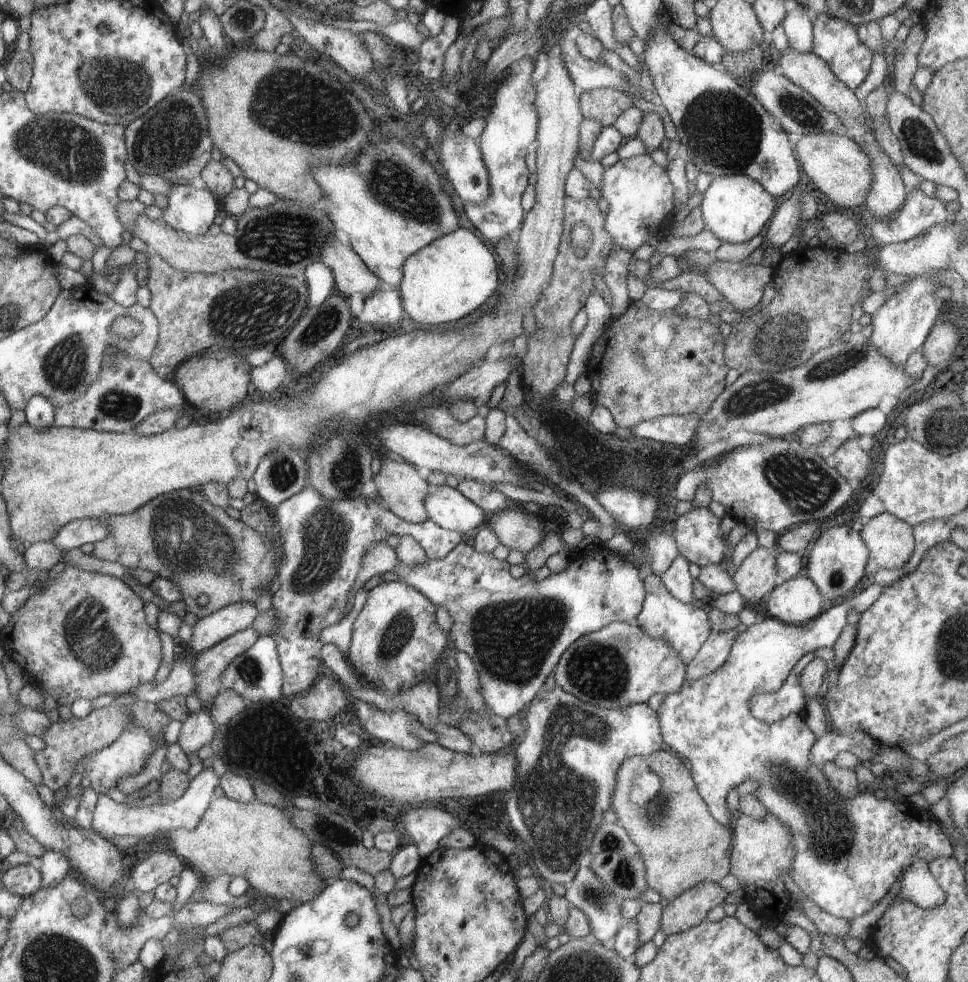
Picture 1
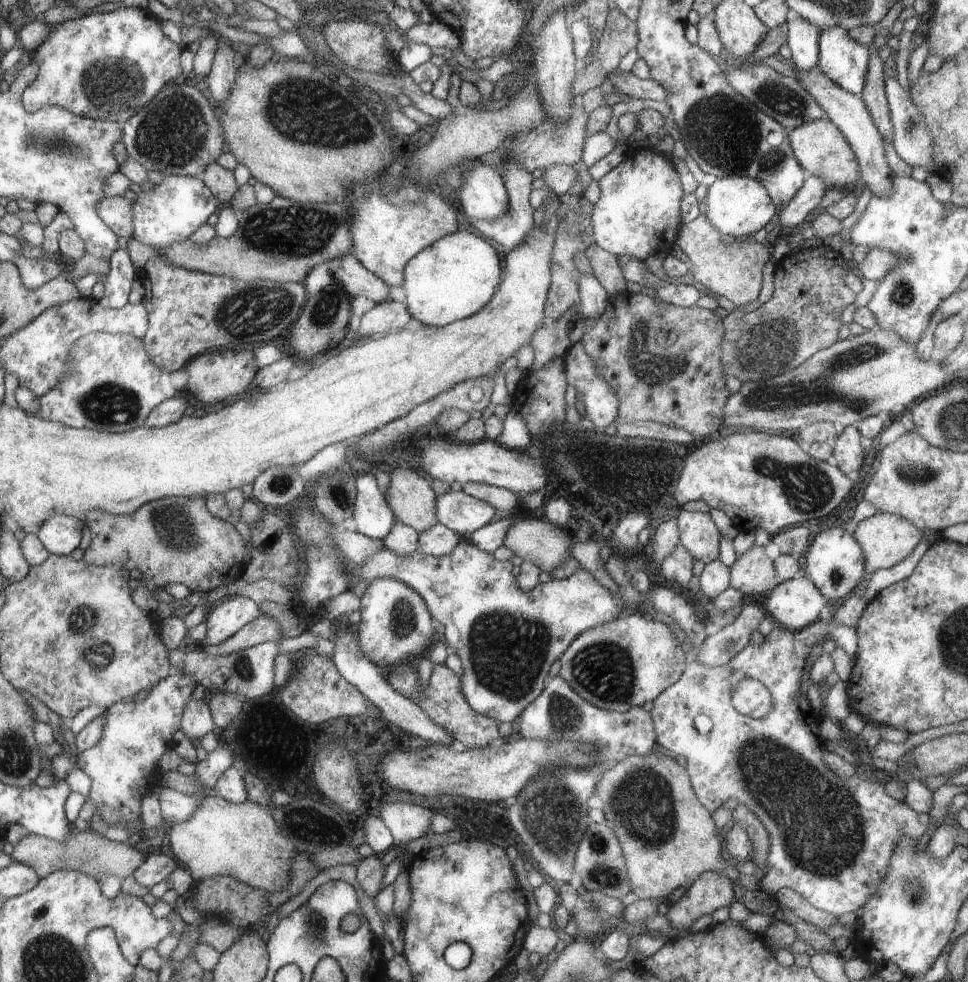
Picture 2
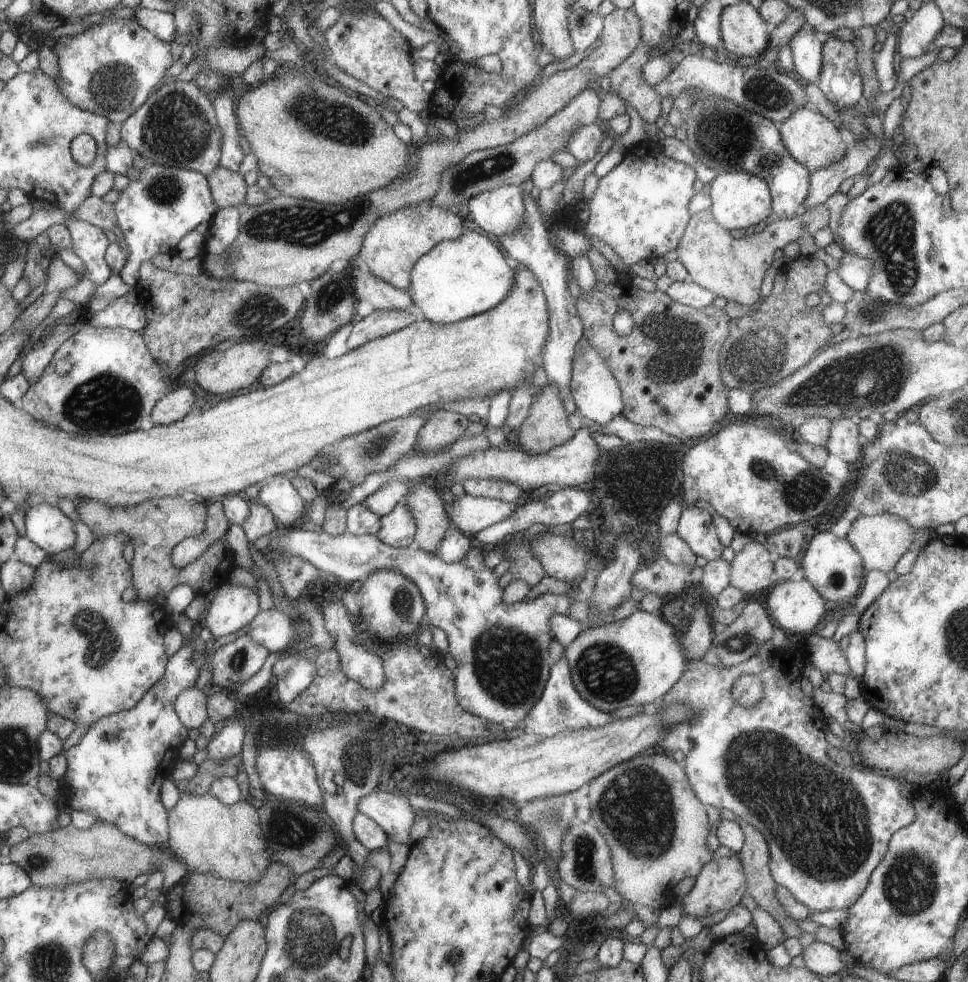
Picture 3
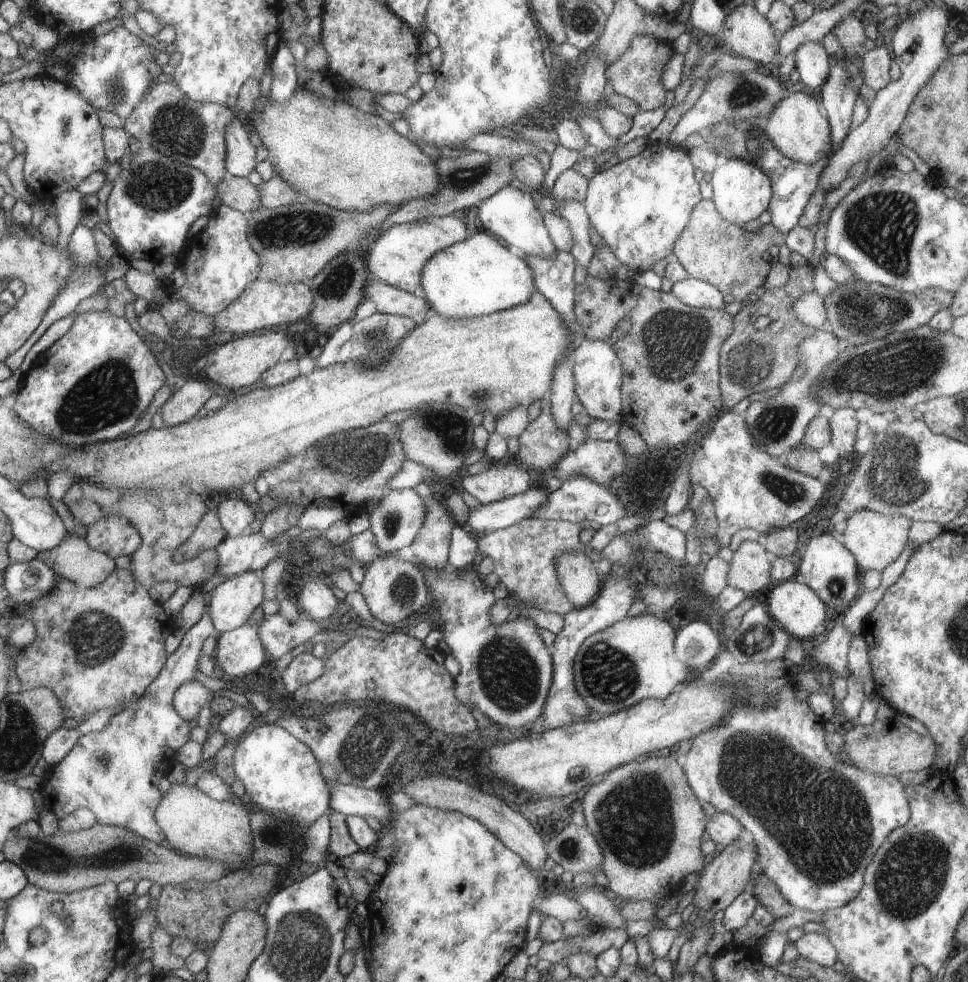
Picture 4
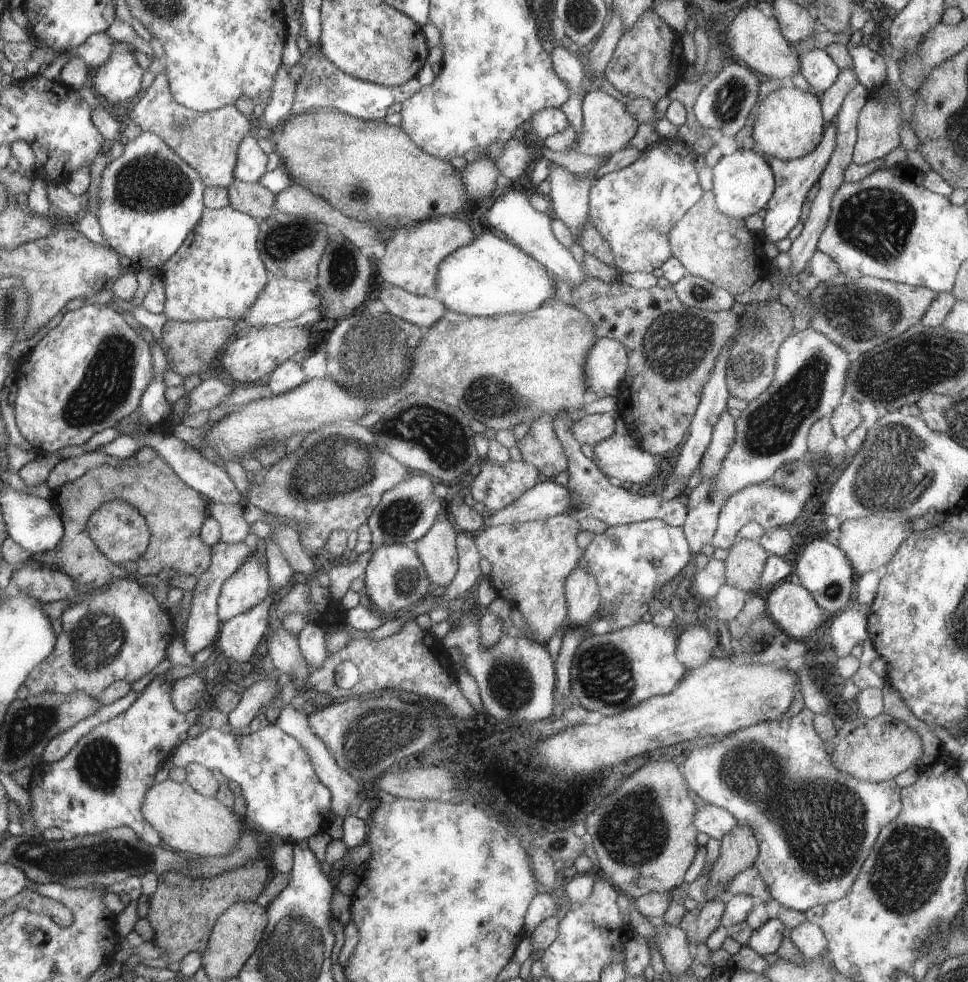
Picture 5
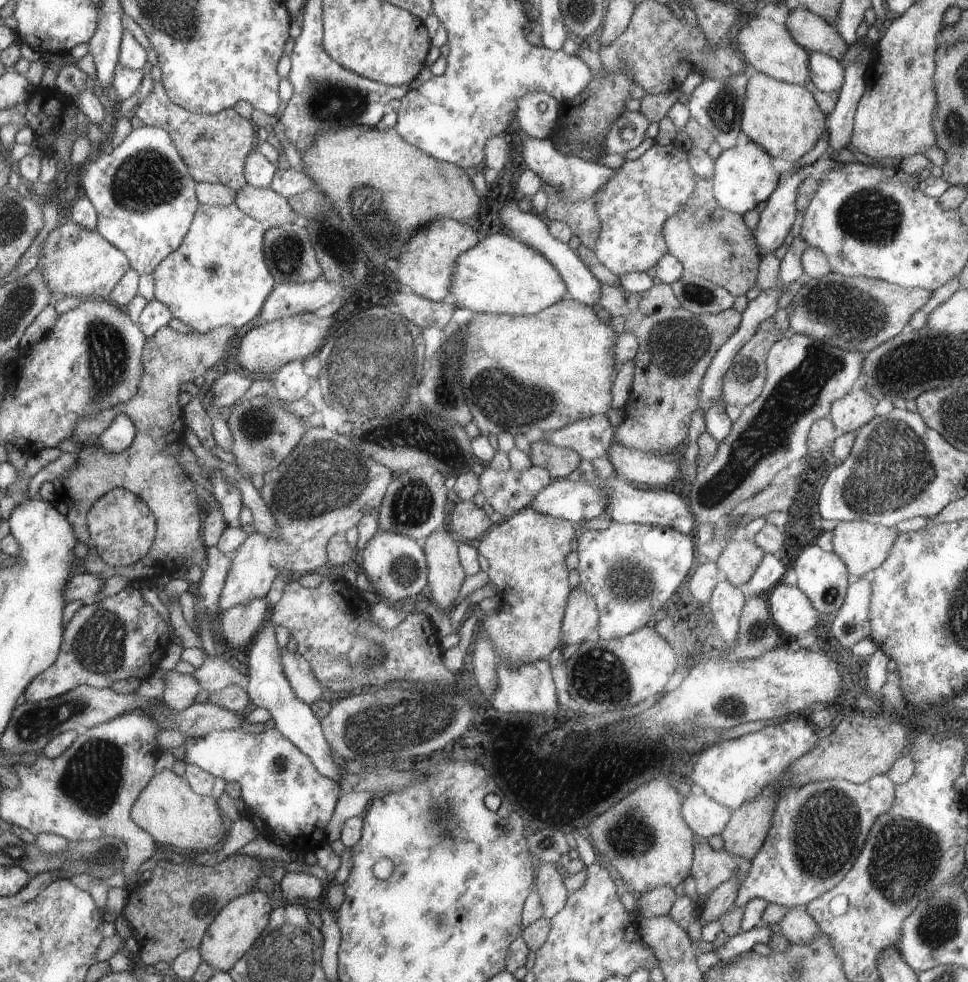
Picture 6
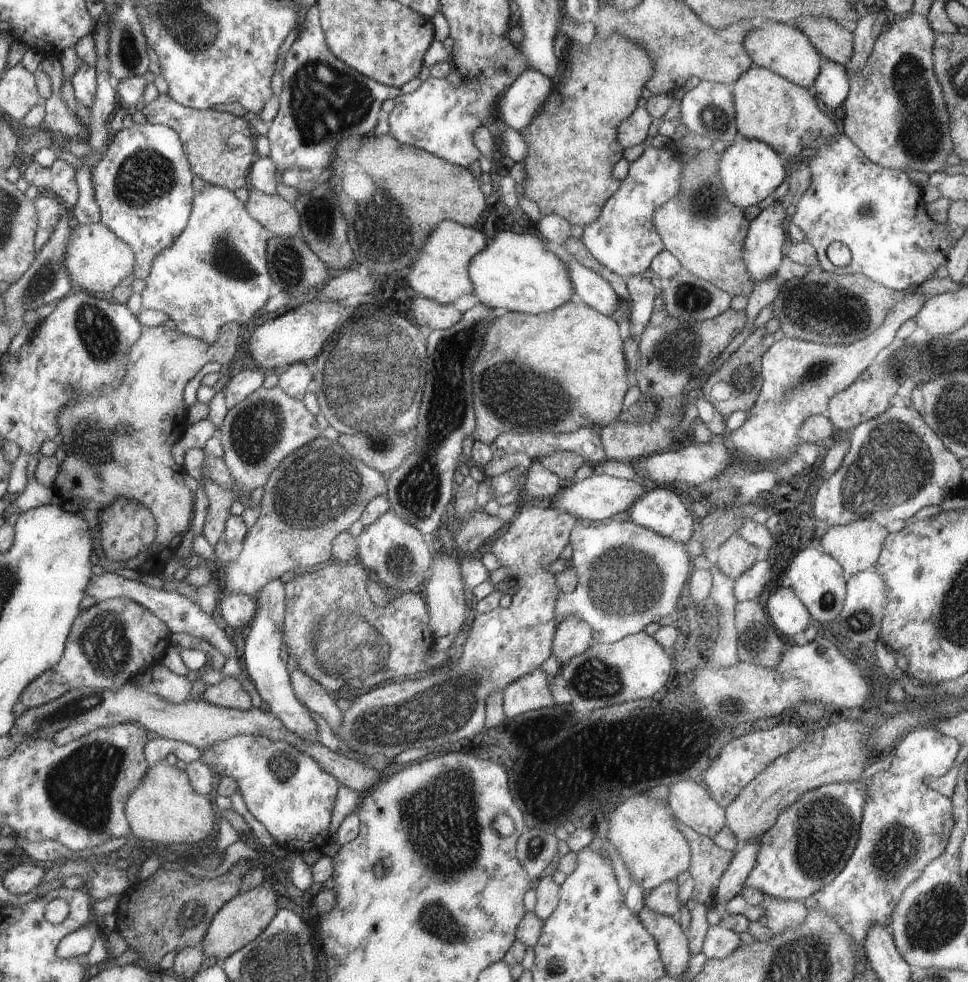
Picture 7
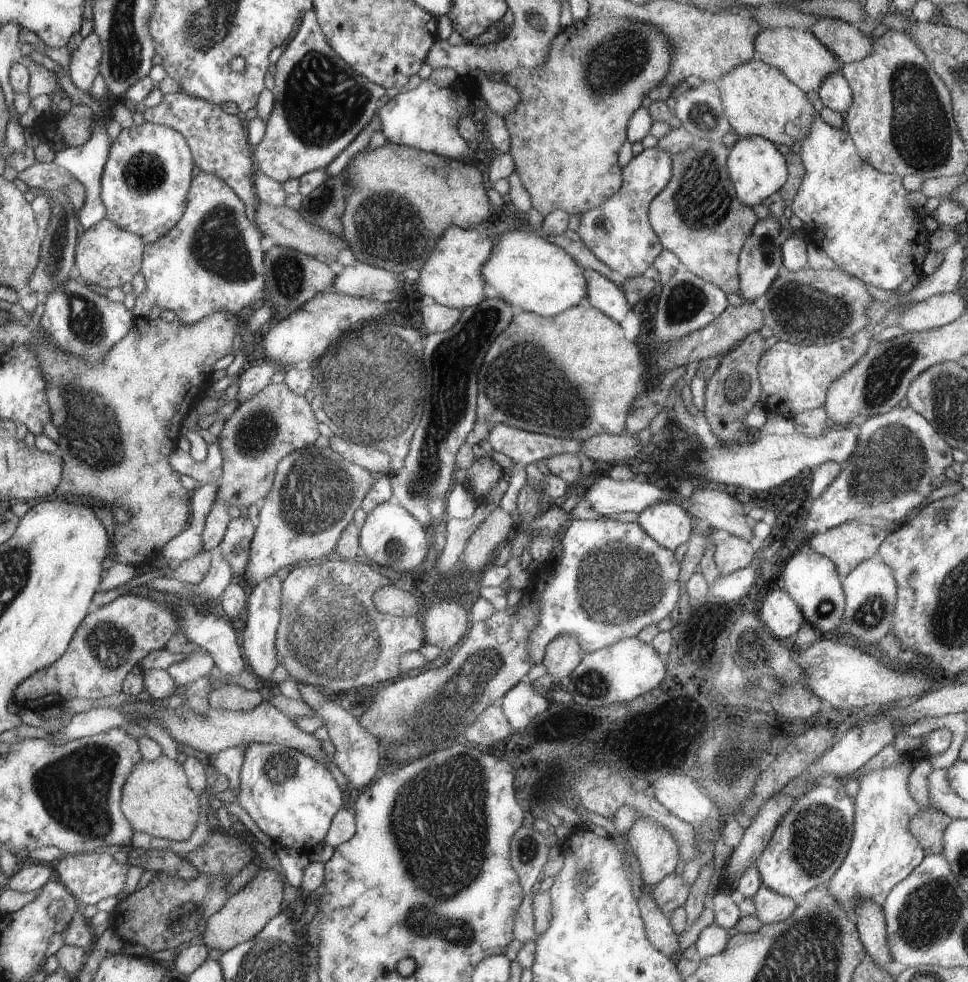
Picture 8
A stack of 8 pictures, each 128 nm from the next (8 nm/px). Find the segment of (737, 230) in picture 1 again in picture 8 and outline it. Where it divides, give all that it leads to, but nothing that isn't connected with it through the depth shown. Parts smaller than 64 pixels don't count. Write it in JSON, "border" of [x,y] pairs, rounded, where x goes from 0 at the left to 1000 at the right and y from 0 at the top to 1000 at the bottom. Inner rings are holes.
{"border":[[[769,140],[758,147],[753,153],[752,175],[757,187],[761,189],[761,201],[774,211],[789,206],[789,202],[795,198],[804,197],[814,181],[810,159],[798,144],[786,140]]]}

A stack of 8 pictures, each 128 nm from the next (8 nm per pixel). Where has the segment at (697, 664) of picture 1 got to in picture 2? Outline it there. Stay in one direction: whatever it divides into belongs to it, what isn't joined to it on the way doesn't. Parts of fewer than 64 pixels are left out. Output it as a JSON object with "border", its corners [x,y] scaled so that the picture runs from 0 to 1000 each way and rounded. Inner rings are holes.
{"border":[[[784,614],[767,616],[764,626],[756,635],[728,650],[719,668],[720,674],[731,679],[748,678],[775,655],[777,643],[783,641],[791,627]]]}

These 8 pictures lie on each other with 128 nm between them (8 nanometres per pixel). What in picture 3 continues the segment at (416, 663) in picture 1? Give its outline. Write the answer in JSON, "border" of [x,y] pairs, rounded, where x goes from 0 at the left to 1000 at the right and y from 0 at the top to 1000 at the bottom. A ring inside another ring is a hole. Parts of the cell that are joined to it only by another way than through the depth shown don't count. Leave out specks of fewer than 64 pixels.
{"border":[[[389,580],[370,596],[370,614],[372,617],[370,631],[377,631],[380,636],[379,646],[386,646],[386,652],[403,654],[415,652],[426,646],[434,631],[440,625],[439,610],[433,599],[413,582]]]}

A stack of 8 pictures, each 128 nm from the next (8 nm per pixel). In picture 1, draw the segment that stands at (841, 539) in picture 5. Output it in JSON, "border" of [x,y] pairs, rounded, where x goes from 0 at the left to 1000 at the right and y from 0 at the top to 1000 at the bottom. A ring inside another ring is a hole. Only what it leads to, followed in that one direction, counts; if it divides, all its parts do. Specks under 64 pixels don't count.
{"border":[[[916,520],[898,530],[887,541],[899,563],[895,586],[904,585],[911,579],[933,578],[942,568],[942,560],[946,560],[946,548],[942,548],[942,536]]]}

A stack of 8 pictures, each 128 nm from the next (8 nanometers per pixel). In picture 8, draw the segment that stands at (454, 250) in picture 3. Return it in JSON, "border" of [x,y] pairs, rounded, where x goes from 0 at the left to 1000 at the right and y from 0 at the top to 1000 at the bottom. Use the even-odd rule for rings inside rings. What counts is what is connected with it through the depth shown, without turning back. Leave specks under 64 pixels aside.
{"border":[[[551,234],[519,238],[510,260],[501,269],[499,281],[501,289],[508,291],[514,302],[521,303],[525,310],[568,324],[605,309],[608,297],[608,285],[601,281],[601,275],[591,261],[579,251],[564,246]]]}

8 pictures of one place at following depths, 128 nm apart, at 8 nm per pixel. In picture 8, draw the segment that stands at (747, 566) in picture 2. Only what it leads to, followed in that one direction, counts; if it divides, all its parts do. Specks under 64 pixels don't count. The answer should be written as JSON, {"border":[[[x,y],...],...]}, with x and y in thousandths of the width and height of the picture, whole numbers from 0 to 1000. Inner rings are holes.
{"border":[[[752,546],[747,552],[742,552],[738,558],[737,570],[745,586],[752,586],[760,580],[769,579],[779,568],[779,560],[767,548]]]}

